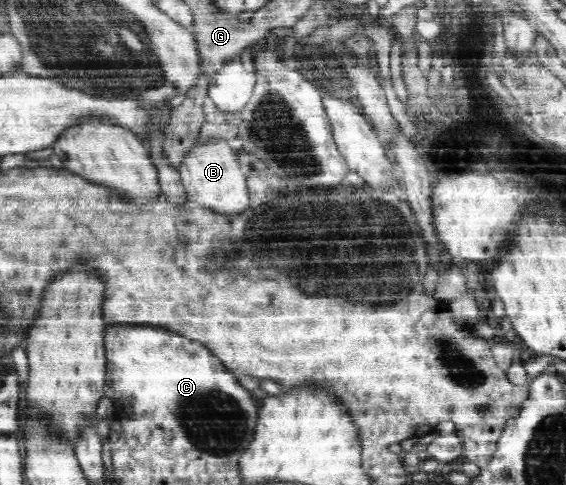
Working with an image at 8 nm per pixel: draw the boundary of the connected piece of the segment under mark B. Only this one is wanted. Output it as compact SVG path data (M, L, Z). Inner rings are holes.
M211 139L208 140L208 144L196 143L177 169L188 201L220 214L238 214L248 210L251 200L246 174L240 169L238 156L231 144L225 139Z

